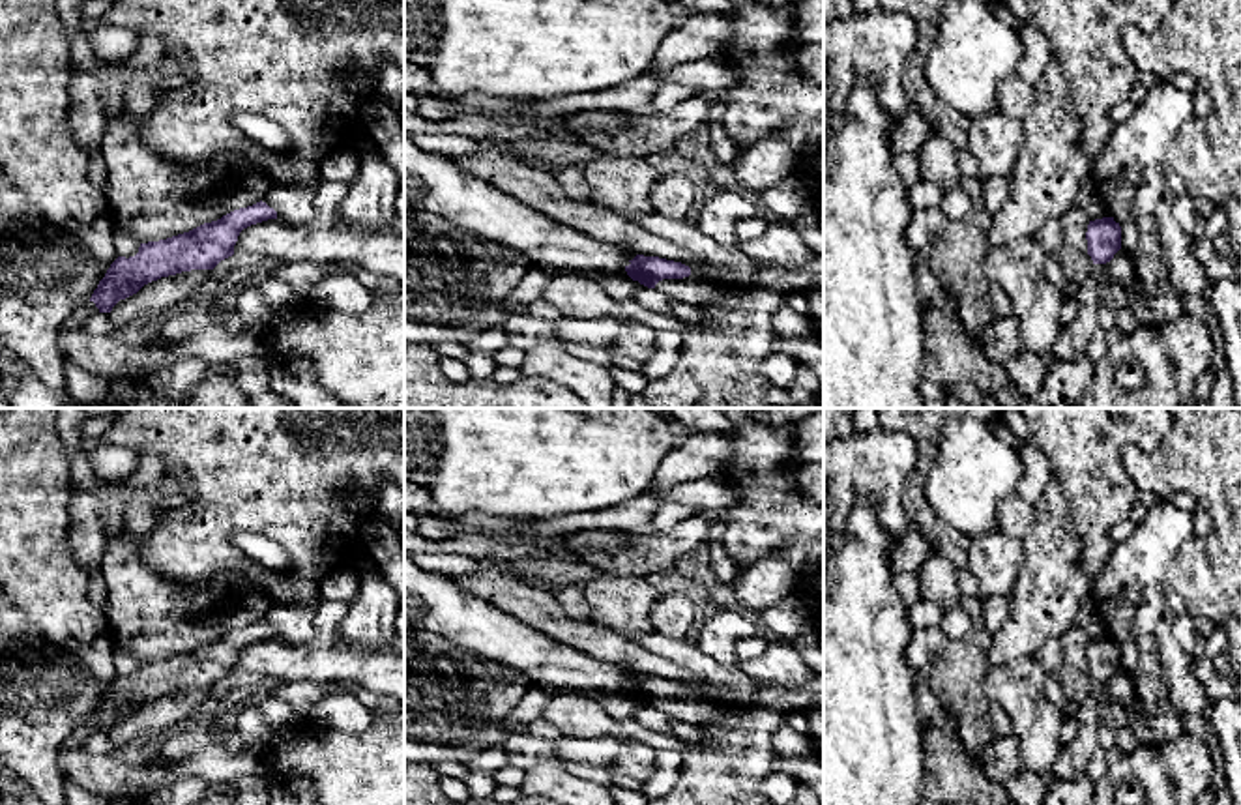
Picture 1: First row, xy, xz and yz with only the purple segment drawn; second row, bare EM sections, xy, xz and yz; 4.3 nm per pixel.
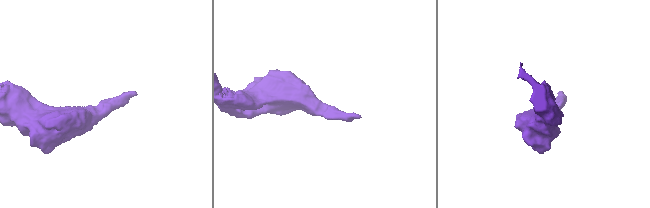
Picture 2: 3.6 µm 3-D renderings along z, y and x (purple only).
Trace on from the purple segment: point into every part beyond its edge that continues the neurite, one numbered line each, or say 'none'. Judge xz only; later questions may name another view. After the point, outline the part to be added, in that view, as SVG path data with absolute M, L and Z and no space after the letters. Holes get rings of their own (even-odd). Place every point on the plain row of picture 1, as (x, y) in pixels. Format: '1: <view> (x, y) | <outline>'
1: xz (687, 710) | M691 696L663 698L655 704L655 710L672 721L687 724L708 724L724 717L724 711L719 706Z

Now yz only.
none

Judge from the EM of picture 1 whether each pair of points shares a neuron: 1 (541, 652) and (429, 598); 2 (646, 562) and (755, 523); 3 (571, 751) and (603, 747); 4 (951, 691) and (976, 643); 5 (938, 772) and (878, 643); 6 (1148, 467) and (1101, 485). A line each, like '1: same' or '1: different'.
1: same
2: same
3: same
4: same
5: different
6: different

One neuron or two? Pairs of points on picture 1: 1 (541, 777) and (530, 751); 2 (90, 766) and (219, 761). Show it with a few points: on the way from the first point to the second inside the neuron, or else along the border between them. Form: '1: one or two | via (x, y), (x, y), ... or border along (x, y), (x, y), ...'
1: two | border along (556, 761), (534, 764), (526, 772)
2: one | via (122, 777), (161, 777), (188, 768)

